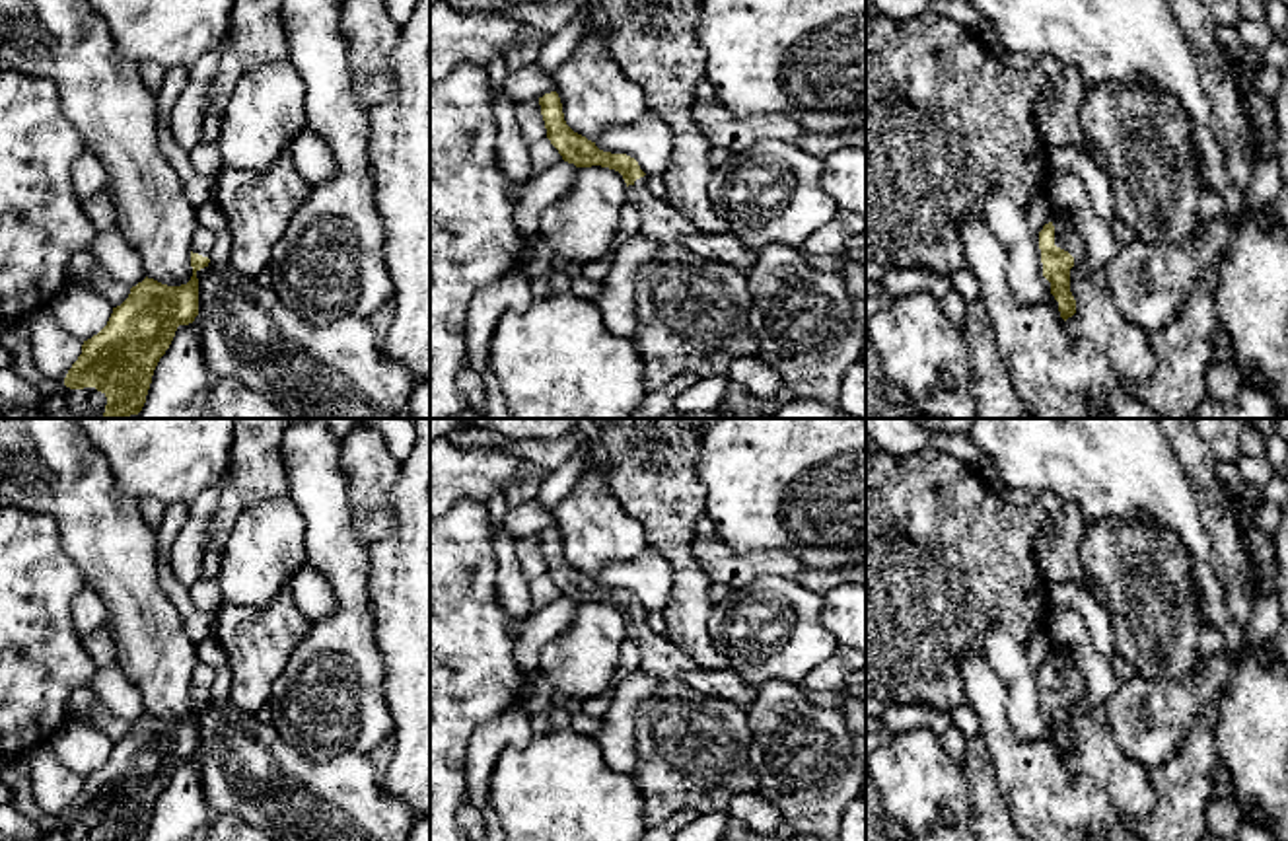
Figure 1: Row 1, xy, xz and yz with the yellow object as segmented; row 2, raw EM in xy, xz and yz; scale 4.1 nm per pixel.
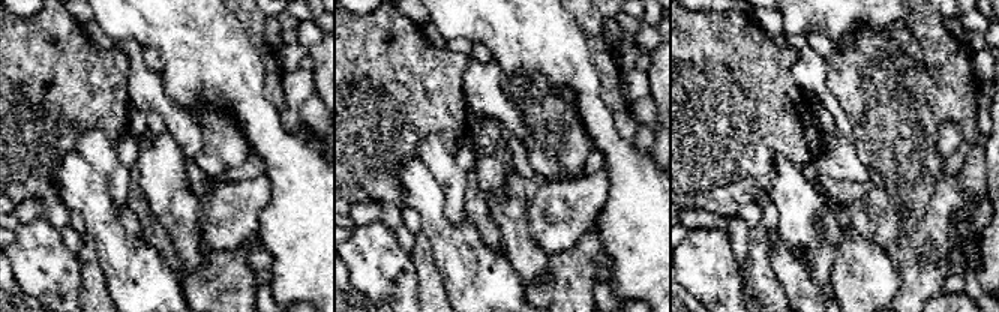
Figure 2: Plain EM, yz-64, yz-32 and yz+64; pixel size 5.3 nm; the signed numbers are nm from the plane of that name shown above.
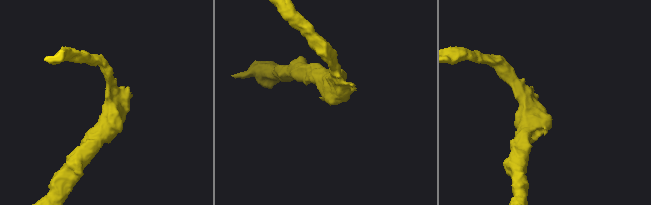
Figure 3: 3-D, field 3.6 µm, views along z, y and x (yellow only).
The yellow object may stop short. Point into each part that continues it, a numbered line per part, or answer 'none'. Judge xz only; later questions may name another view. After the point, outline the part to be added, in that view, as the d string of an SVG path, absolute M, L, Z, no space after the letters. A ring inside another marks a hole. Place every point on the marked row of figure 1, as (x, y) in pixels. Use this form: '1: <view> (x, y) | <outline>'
1: xz (660, 220) | M648 175L626 187L626 201L638 206L650 239L662 243L677 241L704 259L724 263L743 274L749 271L753 263L751 249L745 249L730 232L720 236L700 232L663 199L656 199L648 191Z

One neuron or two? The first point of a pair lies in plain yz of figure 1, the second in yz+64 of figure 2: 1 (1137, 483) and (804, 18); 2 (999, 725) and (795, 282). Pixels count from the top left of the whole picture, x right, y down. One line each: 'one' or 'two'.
1: one
2: one

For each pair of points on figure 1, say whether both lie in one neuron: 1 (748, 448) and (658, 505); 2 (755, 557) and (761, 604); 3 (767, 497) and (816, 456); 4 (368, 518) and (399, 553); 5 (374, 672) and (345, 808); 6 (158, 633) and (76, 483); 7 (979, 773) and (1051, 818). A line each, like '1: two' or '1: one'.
1: two
2: two
3: one
4: two
5: two
6: one
7: two

